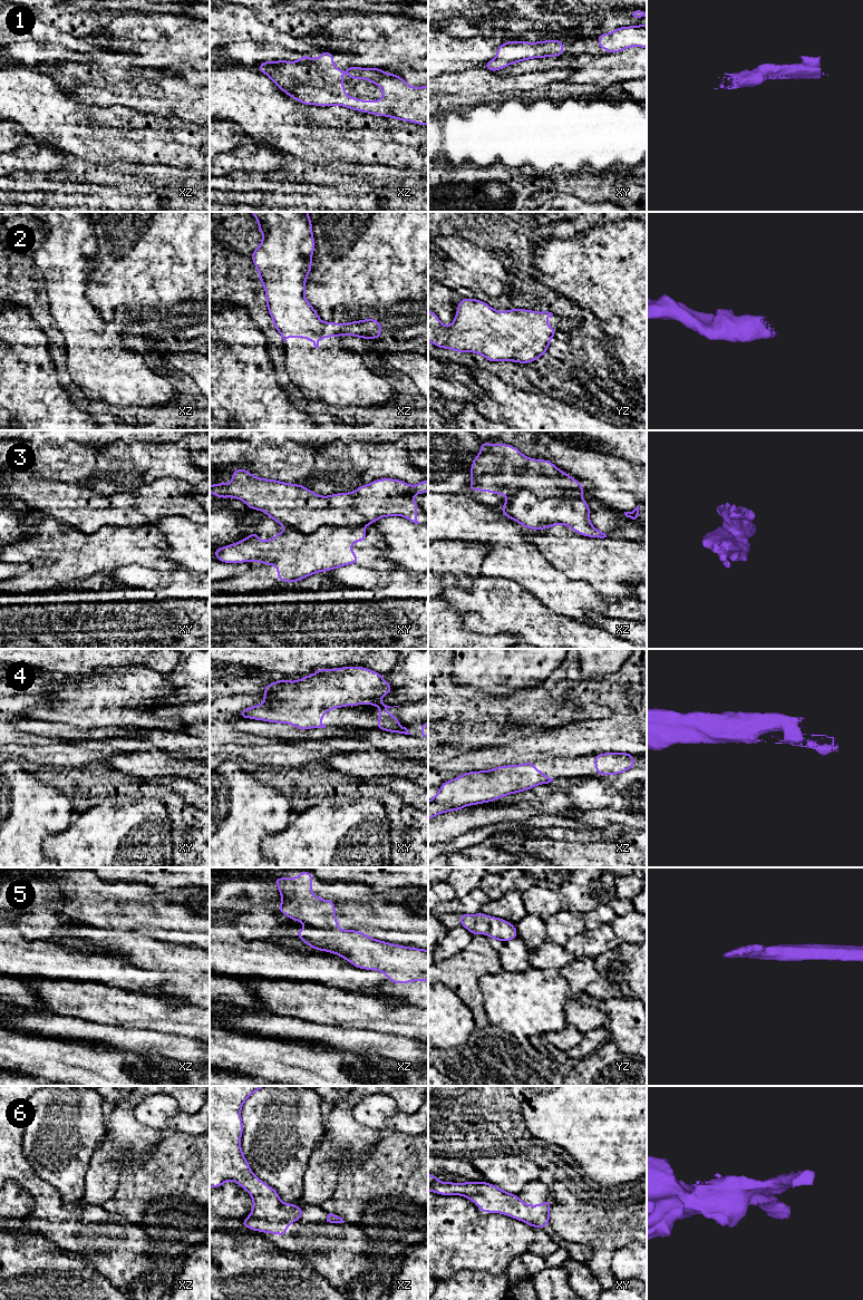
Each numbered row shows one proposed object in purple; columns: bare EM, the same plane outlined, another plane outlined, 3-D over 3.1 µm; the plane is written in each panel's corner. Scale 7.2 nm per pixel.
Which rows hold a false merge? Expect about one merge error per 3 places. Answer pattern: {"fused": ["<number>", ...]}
{"fused": ["3", "5"]}

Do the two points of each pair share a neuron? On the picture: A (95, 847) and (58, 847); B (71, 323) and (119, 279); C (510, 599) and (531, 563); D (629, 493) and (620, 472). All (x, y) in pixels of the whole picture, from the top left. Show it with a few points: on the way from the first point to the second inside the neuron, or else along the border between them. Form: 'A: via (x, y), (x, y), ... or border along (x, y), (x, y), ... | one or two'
A: via (86, 850), (67, 849) | one
B: border along (87, 278), (86, 298), (99, 317), (109, 322) | two
C: border along (493, 578), (512, 580), (540, 600) | two
D: via (626, 487), (620, 477) | one

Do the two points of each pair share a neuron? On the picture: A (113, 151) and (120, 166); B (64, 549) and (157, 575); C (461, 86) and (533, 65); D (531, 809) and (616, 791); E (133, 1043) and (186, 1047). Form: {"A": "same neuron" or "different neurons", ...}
{"A": "different neurons", "B": "different neurons", "C": "different neurons", "D": "different neurons", "E": "same neuron"}

